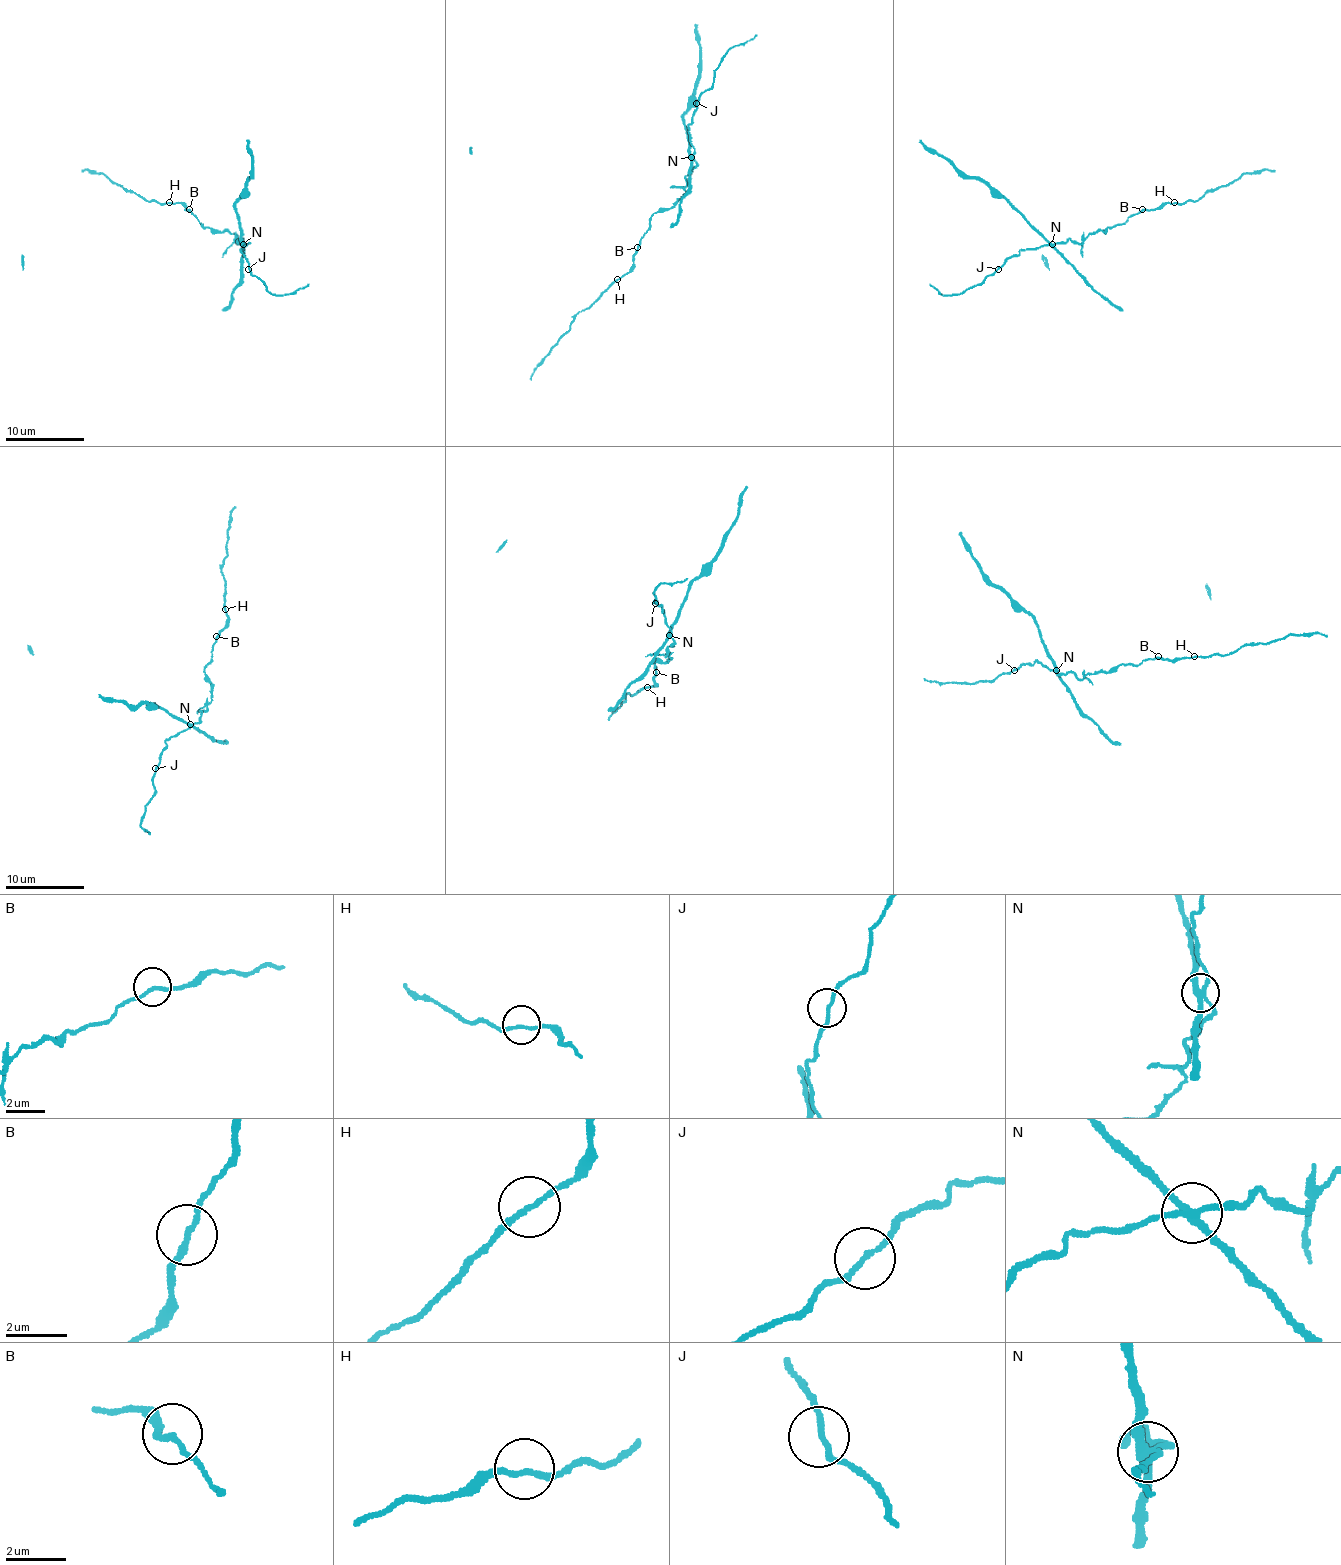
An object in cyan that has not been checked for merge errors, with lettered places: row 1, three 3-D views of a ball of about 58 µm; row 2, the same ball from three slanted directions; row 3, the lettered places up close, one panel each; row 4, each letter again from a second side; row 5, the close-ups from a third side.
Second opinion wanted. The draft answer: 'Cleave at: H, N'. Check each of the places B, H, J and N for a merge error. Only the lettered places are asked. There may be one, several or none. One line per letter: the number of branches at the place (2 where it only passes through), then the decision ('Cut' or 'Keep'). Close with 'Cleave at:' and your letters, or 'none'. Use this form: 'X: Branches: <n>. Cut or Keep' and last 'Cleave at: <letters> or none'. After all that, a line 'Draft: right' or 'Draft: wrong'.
B: Branches: 2. Keep
H: Branches: 2. Cut
J: Branches: 2. Keep
N: Branches: 4. Cut
Cleave at: H, N
Draft: right

